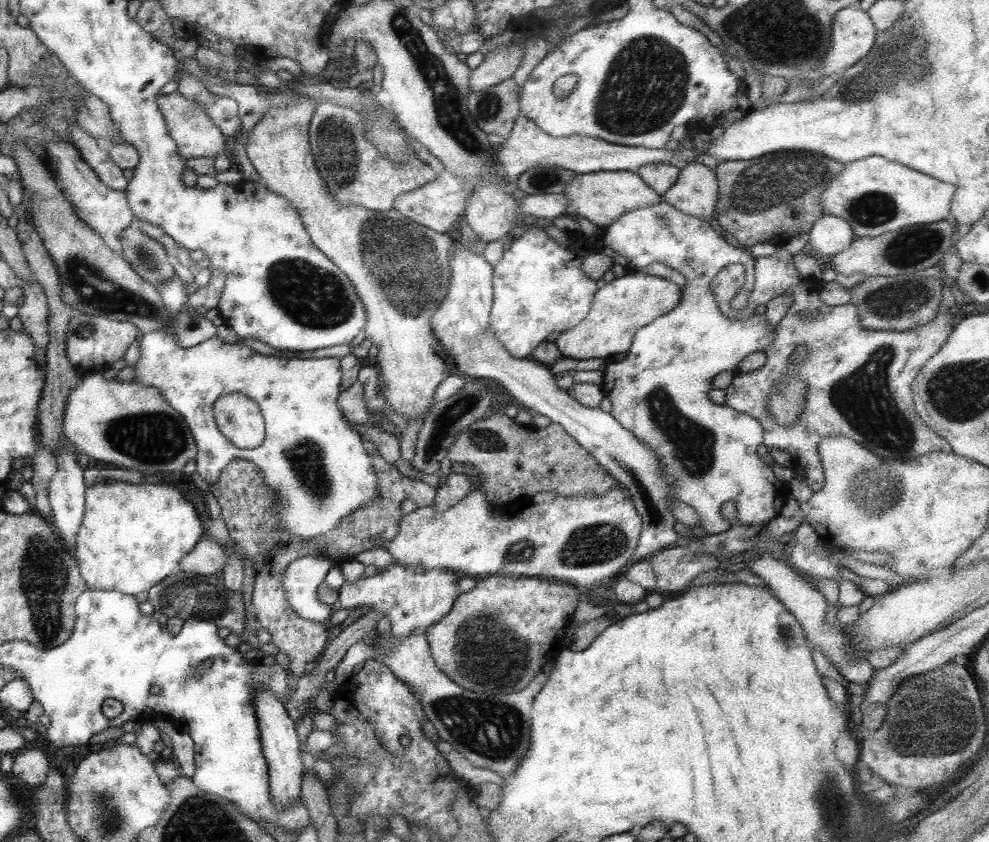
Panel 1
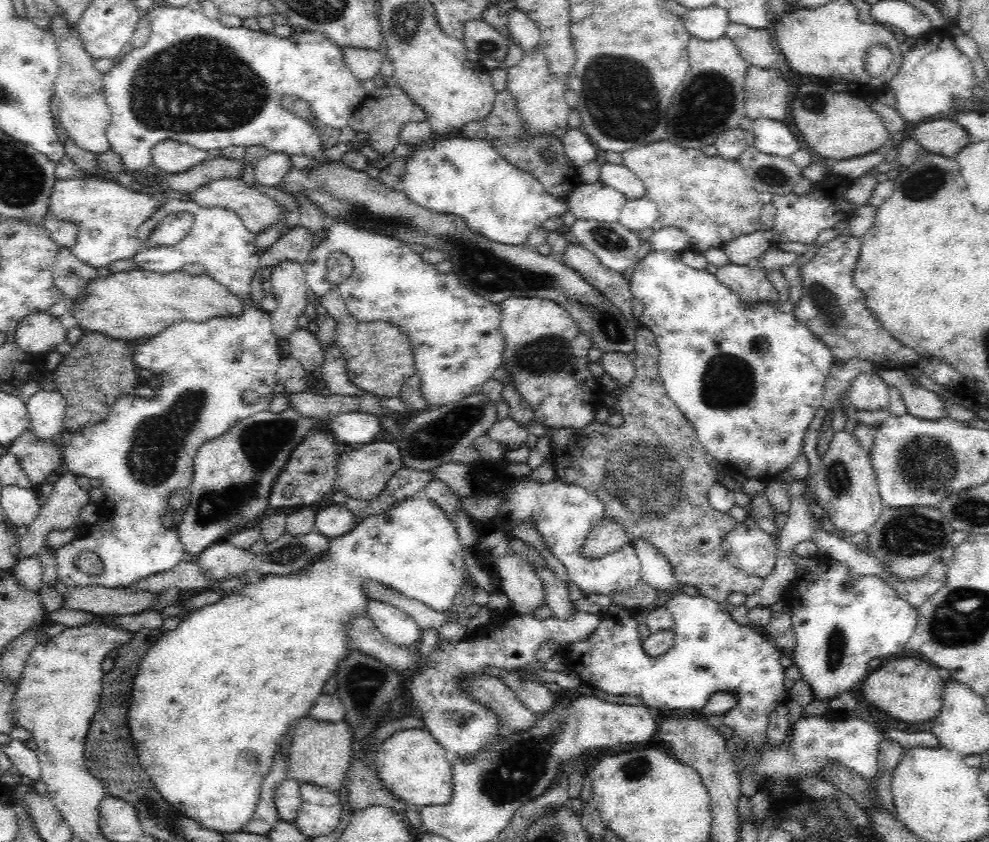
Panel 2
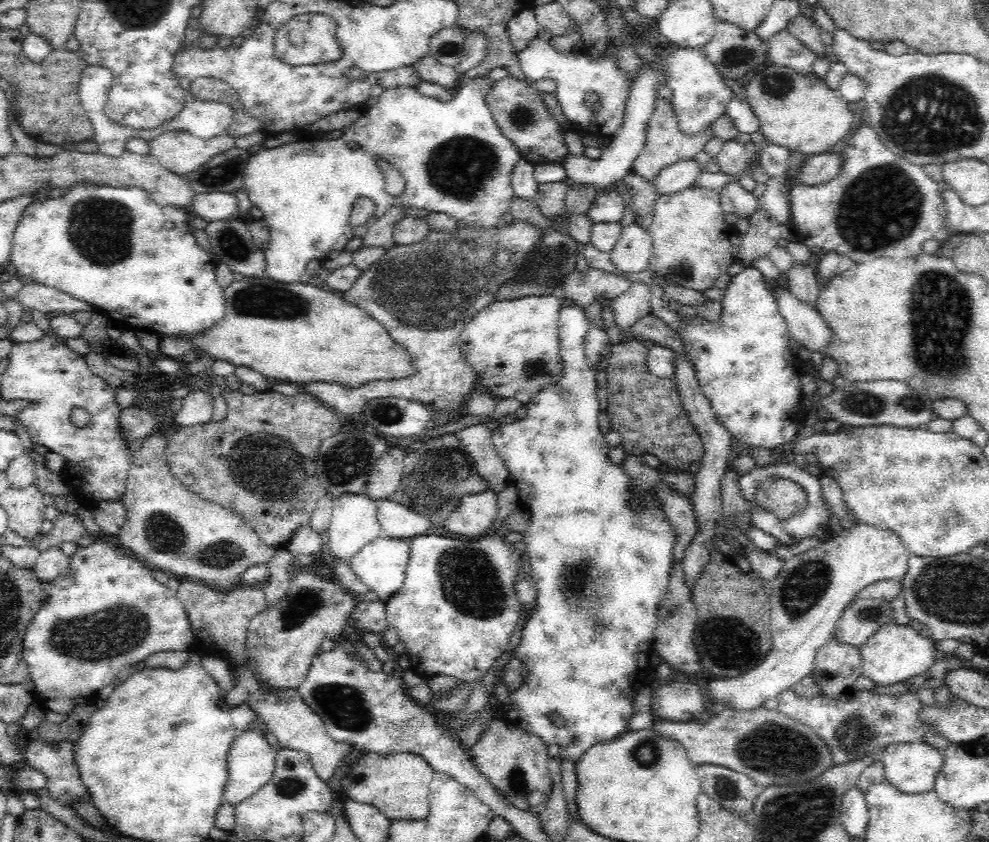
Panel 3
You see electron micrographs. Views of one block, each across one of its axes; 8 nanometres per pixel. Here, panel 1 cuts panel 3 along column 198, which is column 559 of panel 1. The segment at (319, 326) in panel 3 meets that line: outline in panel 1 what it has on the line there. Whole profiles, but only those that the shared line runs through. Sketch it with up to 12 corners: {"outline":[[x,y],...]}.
{"outline":[[646,271],[598,289],[556,339],[563,357],[606,359],[670,312],[682,289]]}

